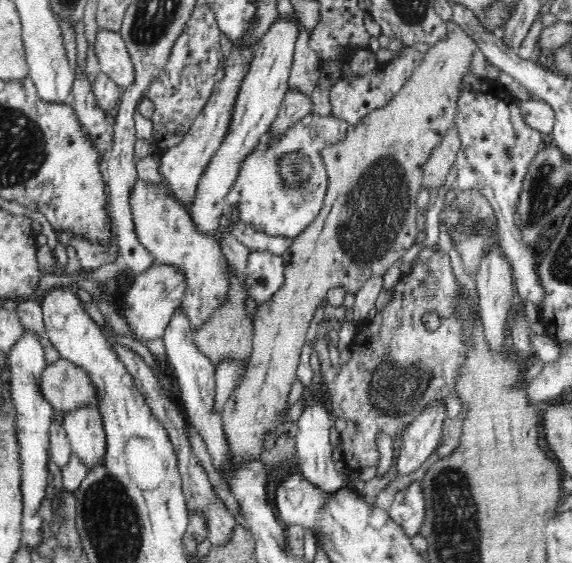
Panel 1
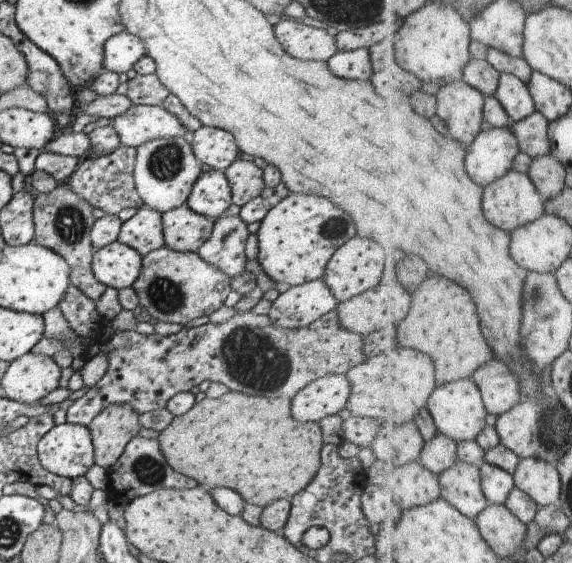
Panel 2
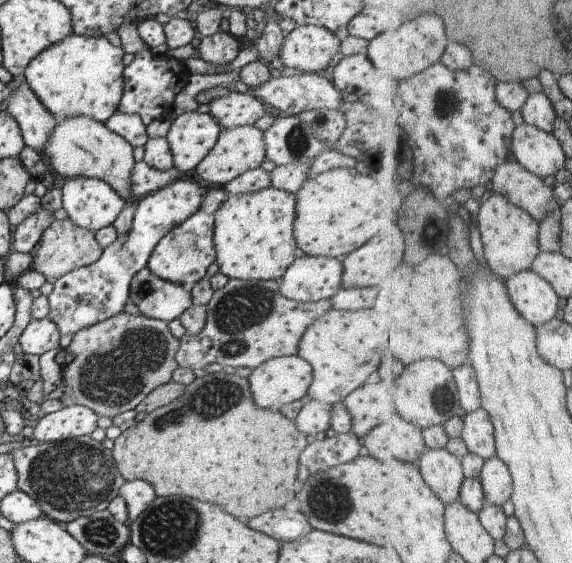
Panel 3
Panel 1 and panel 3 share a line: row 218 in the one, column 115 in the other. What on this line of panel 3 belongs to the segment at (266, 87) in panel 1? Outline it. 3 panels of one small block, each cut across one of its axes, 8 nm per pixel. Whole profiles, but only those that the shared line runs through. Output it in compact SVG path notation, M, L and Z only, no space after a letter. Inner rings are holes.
M82 177L66 180L62 186L62 202L70 220L94 234L113 225L125 204L110 184Z

